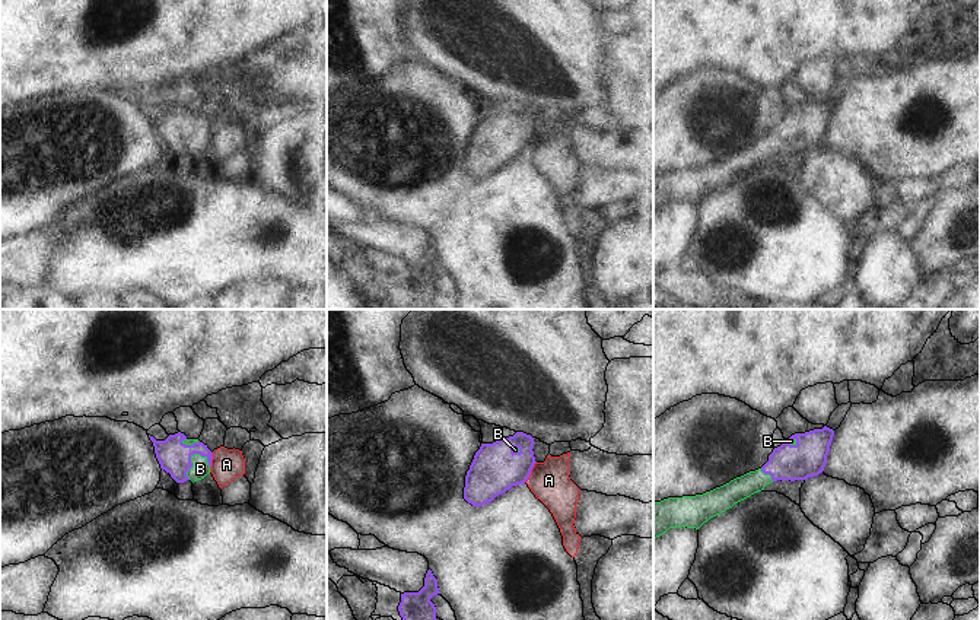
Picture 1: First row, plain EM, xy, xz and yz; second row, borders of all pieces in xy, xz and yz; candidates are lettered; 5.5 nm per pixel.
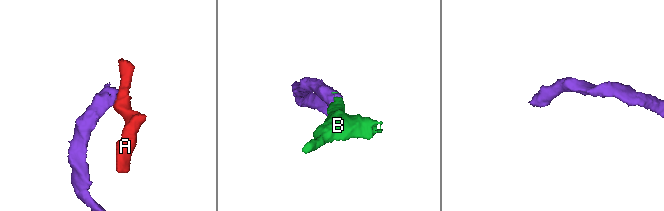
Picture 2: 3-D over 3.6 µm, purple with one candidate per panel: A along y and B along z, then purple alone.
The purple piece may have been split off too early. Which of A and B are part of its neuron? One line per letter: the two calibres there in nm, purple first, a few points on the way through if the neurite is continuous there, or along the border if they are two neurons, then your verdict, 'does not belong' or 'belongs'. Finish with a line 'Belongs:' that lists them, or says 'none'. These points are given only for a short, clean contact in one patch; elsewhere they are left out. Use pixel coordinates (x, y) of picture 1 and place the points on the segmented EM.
A: 260 nm thick on the purple side, 220 nm on the other; does not belong
B: 180 nm thick on the purple side, 100 nm on the other; belongs
Belongs: B

